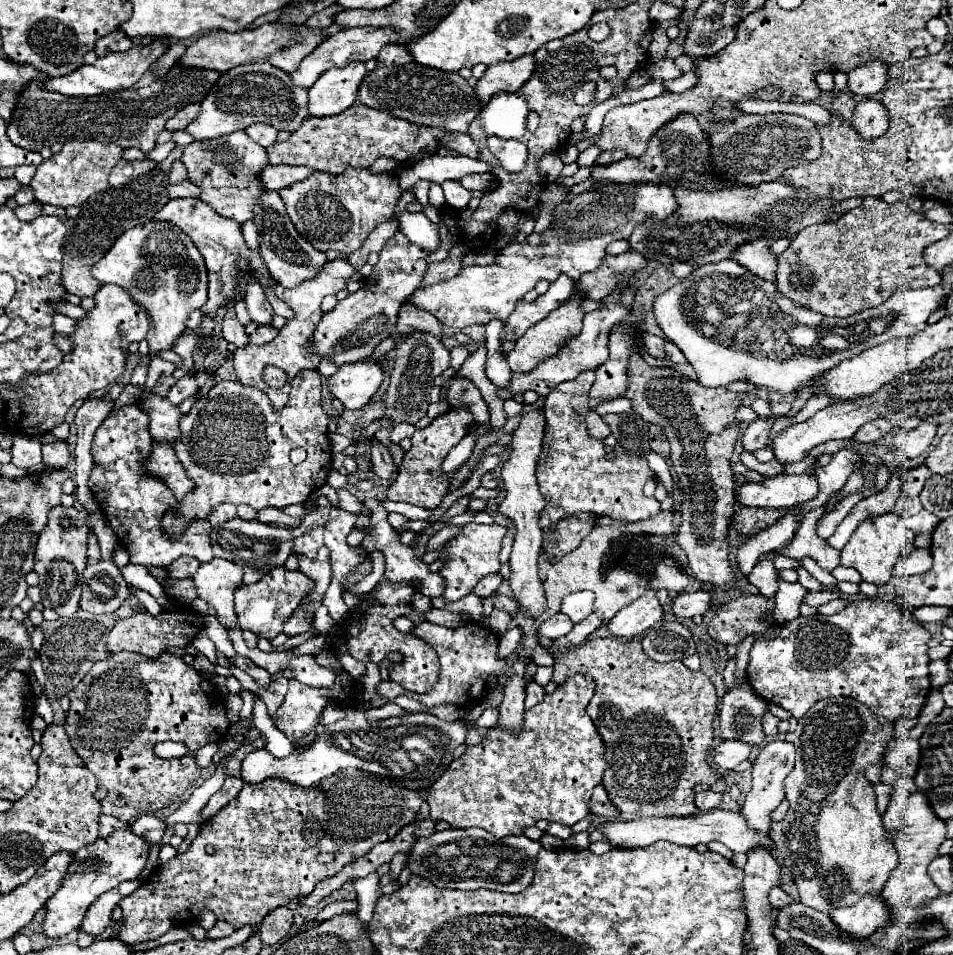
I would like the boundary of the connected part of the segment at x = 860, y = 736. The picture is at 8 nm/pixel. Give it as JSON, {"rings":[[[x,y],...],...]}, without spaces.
{"rings":[[[830,697],[830,699],[822,699],[818,701],[814,707],[808,709],[808,713],[804,717],[798,719],[796,723],[796,767],[792,769],[792,773],[786,777],[784,781],[784,787],[786,787],[786,799],[790,801],[790,809],[784,817],[784,821],[780,823],[772,823],[772,841],[776,843],[780,855],[782,855],[782,865],[788,865],[788,869],[792,869],[792,875],[796,877],[796,887],[798,887],[798,895],[800,895],[800,901],[816,911],[824,911],[824,913],[830,913],[832,909],[838,909],[838,907],[848,907],[848,905],[854,905],[856,901],[860,901],[862,895],[866,893],[880,893],[884,883],[888,881],[888,875],[890,871],[898,865],[898,849],[896,845],[892,845],[890,837],[886,835],[886,829],[882,825],[882,815],[878,813],[876,809],[876,795],[874,795],[874,785],[866,779],[866,769],[876,765],[876,763],[882,763],[882,757],[884,757],[884,751],[886,751],[886,743],[894,737],[894,723],[890,723],[886,717],[878,717],[874,713],[868,711],[868,707],[852,697]]]}

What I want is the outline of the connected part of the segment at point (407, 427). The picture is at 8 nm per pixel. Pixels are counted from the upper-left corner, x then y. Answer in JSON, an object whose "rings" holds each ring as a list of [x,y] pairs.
{"rings":[[[400,423],[392,429],[390,439],[392,439],[392,443],[400,443],[404,437],[412,437],[414,431],[416,431],[416,427],[412,423]]]}

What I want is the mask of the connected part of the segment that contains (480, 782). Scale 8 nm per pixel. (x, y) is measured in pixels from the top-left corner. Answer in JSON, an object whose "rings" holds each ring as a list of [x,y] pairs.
{"rings":[[[570,677],[552,695],[546,695],[540,705],[526,711],[524,731],[518,737],[492,727],[482,743],[468,747],[464,755],[452,761],[444,775],[430,787],[430,819],[448,821],[458,829],[482,827],[496,837],[504,837],[510,833],[520,835],[524,827],[536,825],[536,821],[540,819],[556,821],[570,827],[576,821],[584,819],[590,813],[588,801],[592,797],[592,789],[602,781],[602,775],[606,771],[604,743],[592,719],[586,715],[586,705],[594,695],[594,687],[594,679],[590,677]]]}

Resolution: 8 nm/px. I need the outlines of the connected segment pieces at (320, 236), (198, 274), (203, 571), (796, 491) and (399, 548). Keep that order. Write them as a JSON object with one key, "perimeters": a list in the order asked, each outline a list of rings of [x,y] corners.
{"perimeters":[[[[370,167],[368,169],[344,169],[339,175],[333,175],[329,172],[315,171],[304,181],[290,185],[288,189],[280,189],[278,195],[282,197],[286,205],[286,213],[290,215],[294,227],[298,233],[312,243],[314,249],[318,251],[344,251],[344,253],[354,253],[360,249],[364,239],[384,221],[388,221],[394,213],[394,205],[402,197],[402,189],[398,185],[398,177],[392,173],[374,173]]],[[[164,221],[128,229],[116,239],[112,249],[108,249],[108,253],[92,265],[92,277],[96,277],[100,285],[120,285],[142,309],[146,309],[150,319],[146,341],[152,355],[170,351],[176,339],[186,333],[188,315],[208,301],[208,277],[200,251],[186,233]]],[[[218,557],[210,563],[202,563],[194,575],[198,597],[216,609],[216,617],[226,631],[232,631],[238,623],[234,613],[234,589],[238,583],[242,583],[242,569],[236,563]]],[[[814,473],[778,475],[762,483],[744,483],[738,491],[738,501],[746,507],[794,507],[818,495],[818,481]]],[[[366,499],[364,505],[366,505],[366,509],[370,511],[370,525],[366,527],[366,537],[364,537],[364,541],[362,541],[360,547],[362,547],[362,549],[368,547],[368,551],[382,551],[382,553],[384,553],[384,557],[386,557],[384,579],[386,579],[386,581],[392,581],[392,583],[402,583],[402,581],[410,581],[410,579],[418,577],[418,579],[424,581],[422,593],[424,593],[426,597],[438,597],[438,595],[442,595],[442,591],[444,591],[444,581],[442,581],[442,577],[440,577],[438,573],[430,573],[430,571],[428,571],[428,565],[422,563],[418,557],[414,557],[412,547],[408,547],[408,545],[404,545],[404,543],[400,541],[400,533],[388,523],[388,511],[384,509],[382,501],[380,501],[380,499]]]]}

